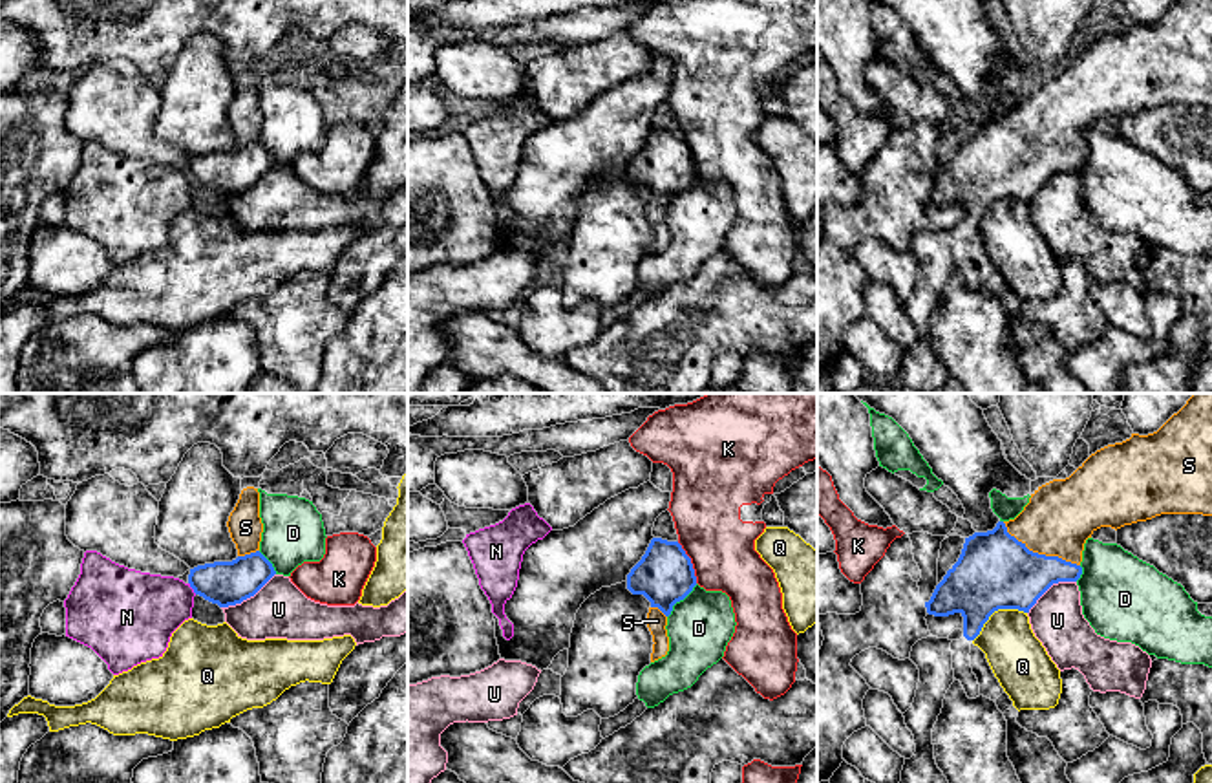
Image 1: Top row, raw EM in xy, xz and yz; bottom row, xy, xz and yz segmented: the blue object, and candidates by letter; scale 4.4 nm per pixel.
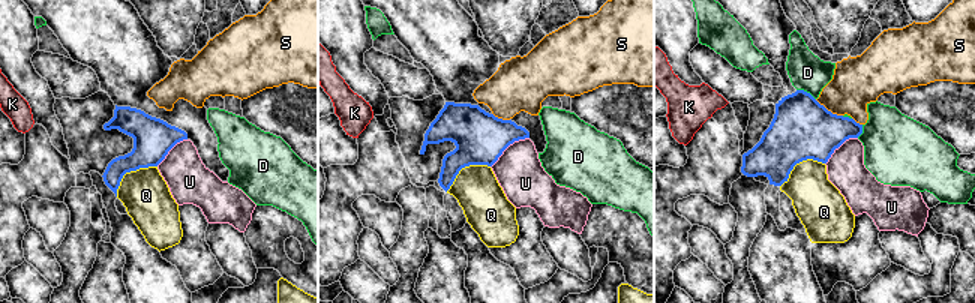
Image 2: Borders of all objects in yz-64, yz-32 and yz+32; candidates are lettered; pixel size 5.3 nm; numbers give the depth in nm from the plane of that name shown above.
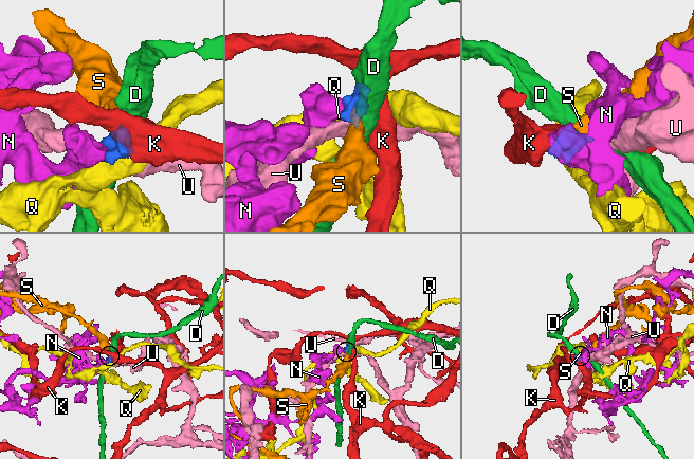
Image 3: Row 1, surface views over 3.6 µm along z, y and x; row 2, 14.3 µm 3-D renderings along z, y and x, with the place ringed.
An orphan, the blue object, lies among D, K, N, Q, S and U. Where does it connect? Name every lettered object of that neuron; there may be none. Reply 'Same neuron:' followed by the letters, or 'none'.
Same neuron: S

